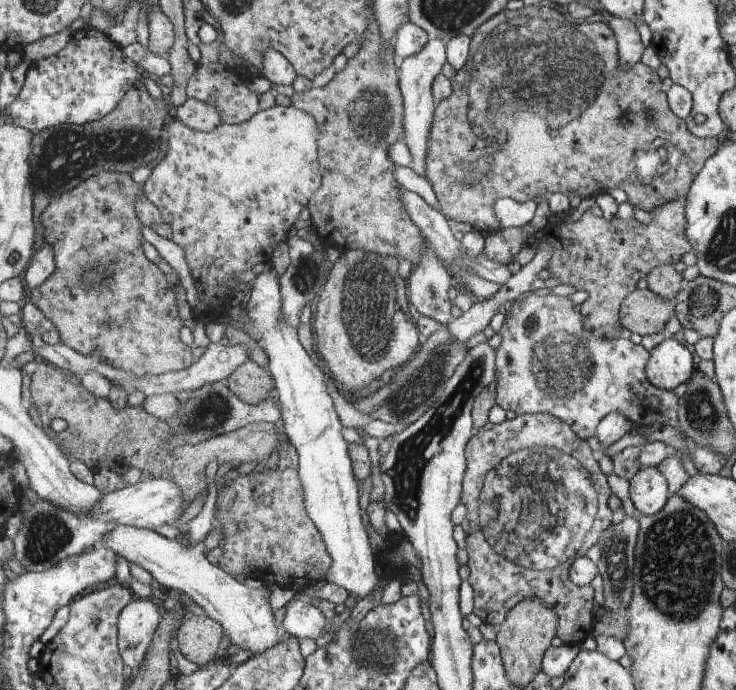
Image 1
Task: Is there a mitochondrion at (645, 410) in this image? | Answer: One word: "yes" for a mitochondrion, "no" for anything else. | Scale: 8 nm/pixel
no

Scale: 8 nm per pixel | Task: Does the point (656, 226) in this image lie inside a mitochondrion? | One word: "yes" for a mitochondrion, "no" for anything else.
no

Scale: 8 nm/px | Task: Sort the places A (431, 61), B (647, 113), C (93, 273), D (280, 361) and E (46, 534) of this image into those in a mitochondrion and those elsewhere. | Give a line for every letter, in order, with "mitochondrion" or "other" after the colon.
A: other
B: mitochondrion
C: mitochondrion
D: other
E: mitochondrion

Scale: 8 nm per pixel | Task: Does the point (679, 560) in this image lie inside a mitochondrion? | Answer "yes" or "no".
yes

